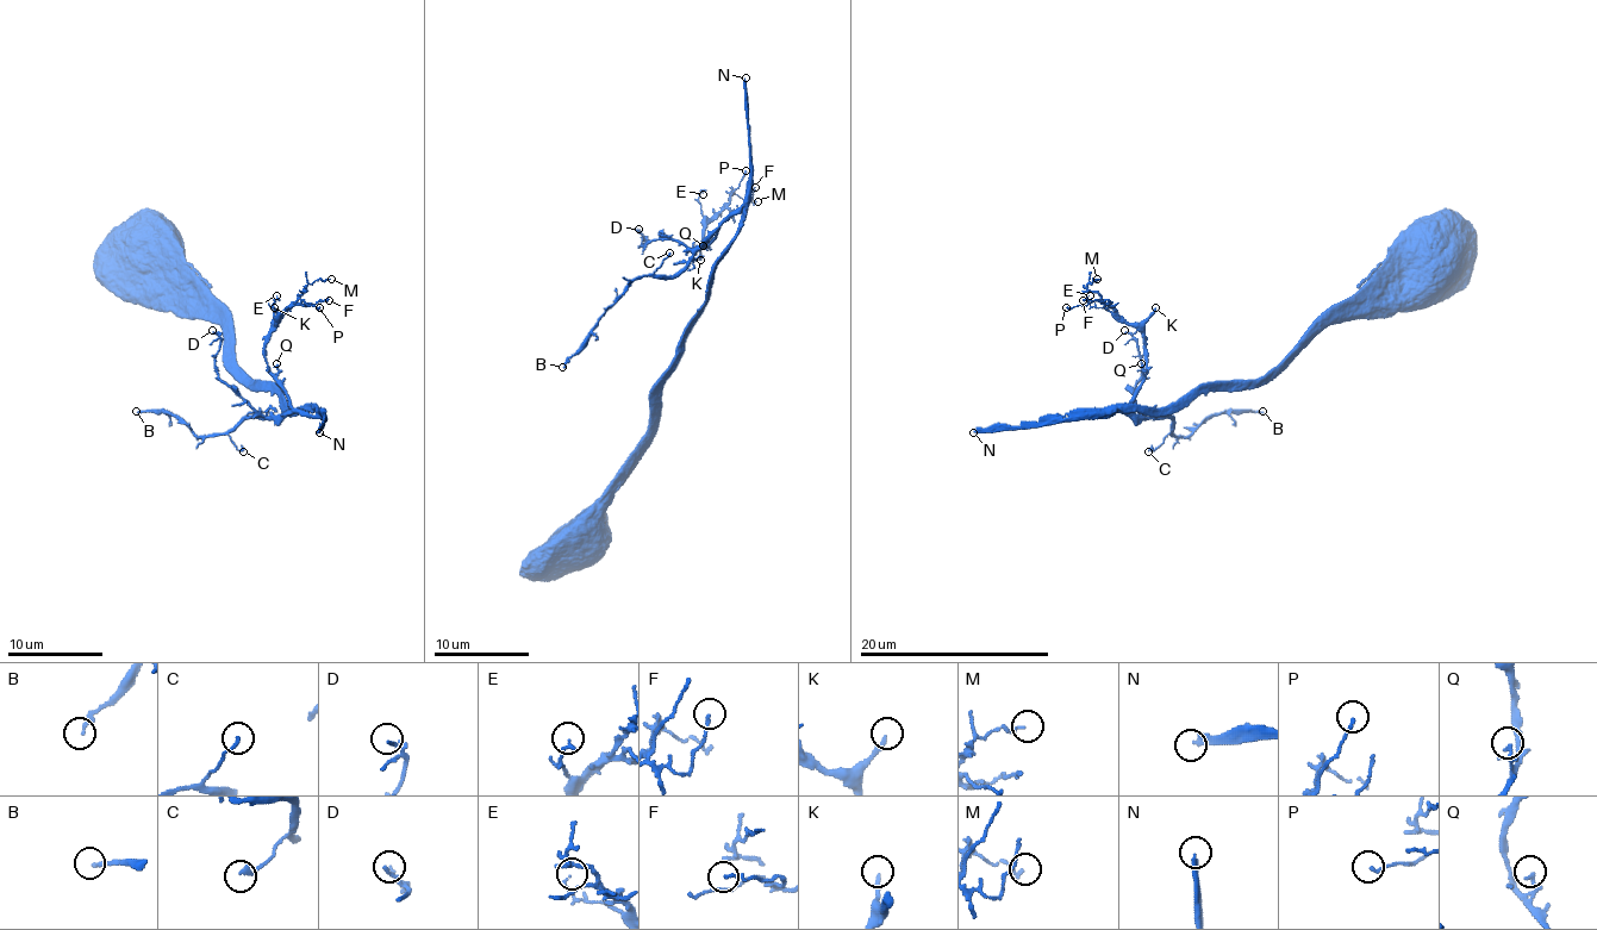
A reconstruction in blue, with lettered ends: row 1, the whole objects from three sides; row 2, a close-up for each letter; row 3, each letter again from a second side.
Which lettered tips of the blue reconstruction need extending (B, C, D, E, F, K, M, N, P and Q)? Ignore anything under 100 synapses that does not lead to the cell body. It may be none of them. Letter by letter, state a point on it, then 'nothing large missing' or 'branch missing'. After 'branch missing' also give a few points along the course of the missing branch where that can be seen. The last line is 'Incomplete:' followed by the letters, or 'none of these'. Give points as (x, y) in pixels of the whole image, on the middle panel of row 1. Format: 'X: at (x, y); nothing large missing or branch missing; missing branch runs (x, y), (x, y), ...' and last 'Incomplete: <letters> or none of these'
B: at (562, 367); nothing large missing
C: at (669, 253); nothing large missing
D: at (638, 229); nothing large missing
E: at (703, 194); nothing large missing
F: at (755, 187); nothing large missing
K: at (700, 260); nothing large missing
M: at (758, 201); nothing large missing
N: at (746, 77); branch missing
P: at (746, 170); nothing large missing
Q: at (703, 245); nothing large missing
Incomplete: N

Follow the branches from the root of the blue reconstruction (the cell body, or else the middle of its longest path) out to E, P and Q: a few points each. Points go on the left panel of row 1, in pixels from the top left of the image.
E: (153, 262), (226, 332), (231, 359), (260, 387), (314, 416), (293, 409), (264, 356), (276, 295)
P: (153, 262), (260, 387), (317, 411), (303, 416), (264, 337), (300, 300), (319, 307)
Q: (153, 262), (226, 332), (231, 359), (260, 387), (291, 409), (314, 409), (314, 416), (293, 409), (276, 363)

